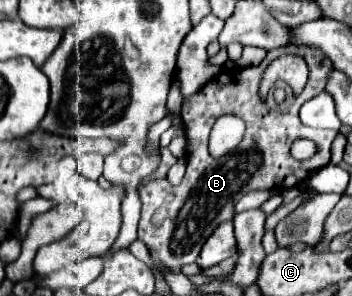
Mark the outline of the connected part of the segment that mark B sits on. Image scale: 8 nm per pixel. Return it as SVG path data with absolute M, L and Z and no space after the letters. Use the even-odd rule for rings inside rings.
M288 45L288 53L300 55L306 59L310 67L310 85L306 85L306 89L298 99L290 99L286 103L286 113L280 113L278 109L268 109L264 103L260 103L258 81L266 65L272 59L280 57L282 53L286 53L286 49L282 47L272 49L266 53L260 65L244 67L244 69L234 67L234 69L228 69L226 73L218 73L202 89L198 89L196 93L184 99L182 119L184 119L184 135L186 135L186 175L182 183L170 185L168 179L150 179L138 185L138 195L142 201L138 239L146 243L160 271L162 267L180 271L182 265L194 263L194 261L198 263L198 267L208 269L236 255L232 219L234 219L234 205L240 201L244 193L252 189L272 191L272 189L290 189L290 187L302 185L310 173L330 163L330 145L336 137L336 131L312 129L302 125L298 117L298 109L302 103L306 103L308 99L324 91L332 71L332 61L318 47ZM222 115L236 115L244 119L246 131L244 131L244 139L236 149L232 149L222 159L214 159L208 153L208 133L216 123L216 119ZM296 139L314 141L318 147L316 155L308 161L296 161L290 155L290 145Z

